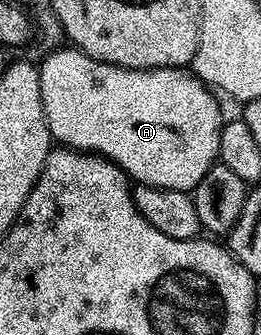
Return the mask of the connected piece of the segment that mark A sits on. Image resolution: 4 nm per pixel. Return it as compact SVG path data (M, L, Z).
M63 45L60 46L59 50L52 51L38 64L38 69L41 105L45 113L47 128L56 144L73 147L76 151L93 151L96 155L103 155L107 159L113 160L126 173L127 178L136 184L144 183L161 189L177 189L188 193L194 192L201 177L205 177L205 173L209 173L209 169L215 166L219 158L219 142L221 141L221 129L225 122L225 114L223 115L218 101L215 100L216 92L190 70L181 67L155 67L151 71L134 71L128 67L114 67L89 57L84 51L71 45Z

